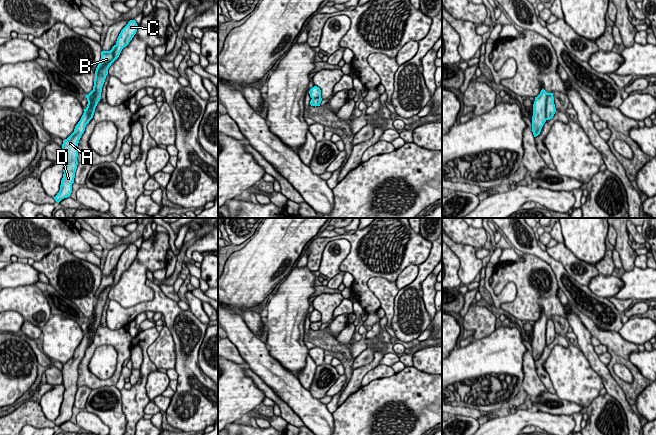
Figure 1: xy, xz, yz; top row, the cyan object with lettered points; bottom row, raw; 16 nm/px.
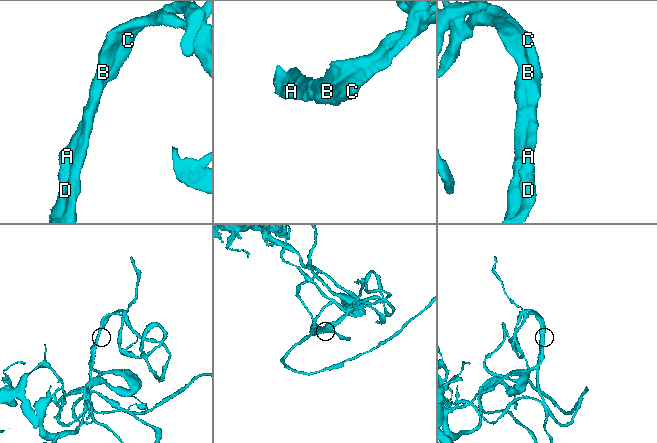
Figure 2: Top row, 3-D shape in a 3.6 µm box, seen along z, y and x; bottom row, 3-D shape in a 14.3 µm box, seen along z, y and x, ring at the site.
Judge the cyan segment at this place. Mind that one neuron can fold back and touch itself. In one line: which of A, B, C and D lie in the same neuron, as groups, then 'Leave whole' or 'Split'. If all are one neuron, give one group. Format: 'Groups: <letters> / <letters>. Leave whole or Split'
Groups: A B C D. Leave whole

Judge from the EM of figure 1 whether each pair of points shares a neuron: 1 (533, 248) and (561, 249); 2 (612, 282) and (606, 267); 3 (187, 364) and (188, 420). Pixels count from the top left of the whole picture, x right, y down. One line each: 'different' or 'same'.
1: different
2: different
3: same

